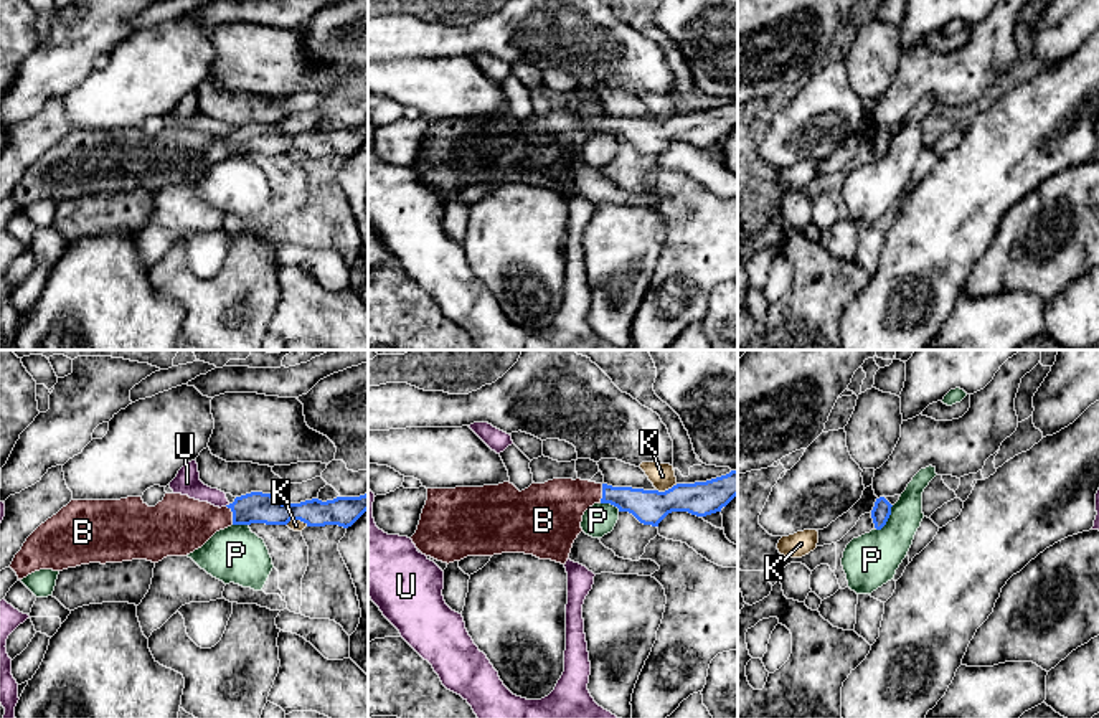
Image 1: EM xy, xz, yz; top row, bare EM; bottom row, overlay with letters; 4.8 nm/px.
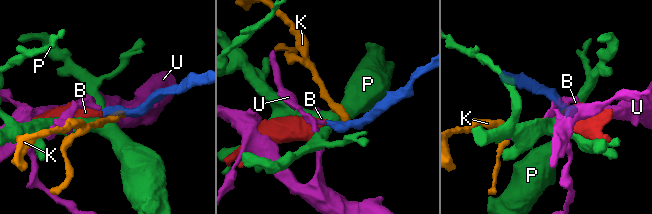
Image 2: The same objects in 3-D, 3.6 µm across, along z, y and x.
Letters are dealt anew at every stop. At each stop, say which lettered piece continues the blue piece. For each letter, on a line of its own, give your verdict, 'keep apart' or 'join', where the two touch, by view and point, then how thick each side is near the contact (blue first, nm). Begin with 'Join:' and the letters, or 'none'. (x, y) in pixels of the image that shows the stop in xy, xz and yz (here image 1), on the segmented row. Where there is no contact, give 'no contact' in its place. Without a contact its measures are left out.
Join: B
B: join | xy (233, 515) | 160/260 nm
K: keep apart | xy (297, 519) | 160/60 nm
P: keep apart | yz (888, 517) | 90/260 nm
U: keep apart | xy (226, 505) | 160/130 nm

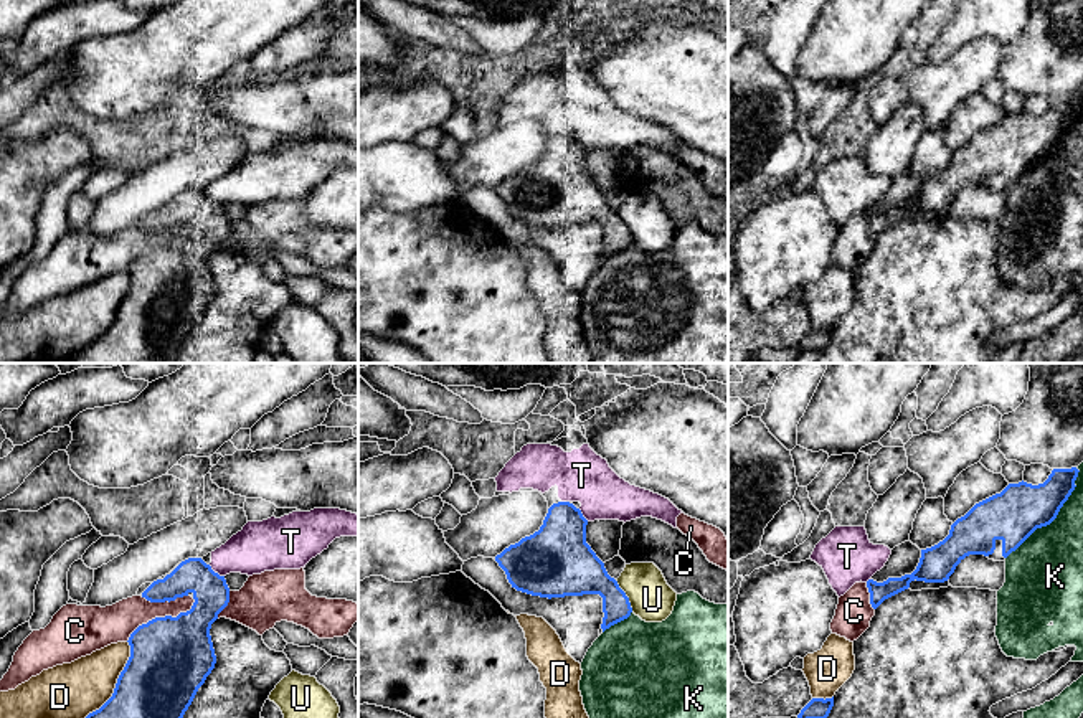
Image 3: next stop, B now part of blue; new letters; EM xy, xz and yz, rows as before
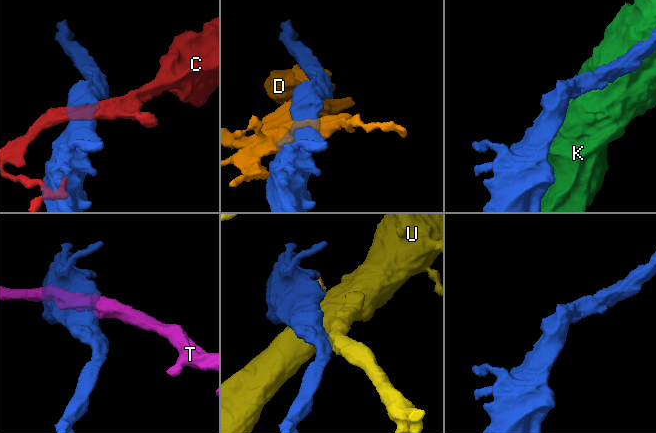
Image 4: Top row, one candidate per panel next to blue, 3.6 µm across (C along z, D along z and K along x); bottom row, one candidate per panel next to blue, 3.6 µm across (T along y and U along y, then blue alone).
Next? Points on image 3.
Join: none
C: keep apart | xy (160, 618) | 400/190 nm
D: keep apart | xy (118, 682) | 380/280 nm
K: keep apart | yz (1055, 517) | 260/340 nm
T: keep apart | xy (217, 573) | 180/240 nm
U: keep apart | xz (626, 596) | 220/220 nm

